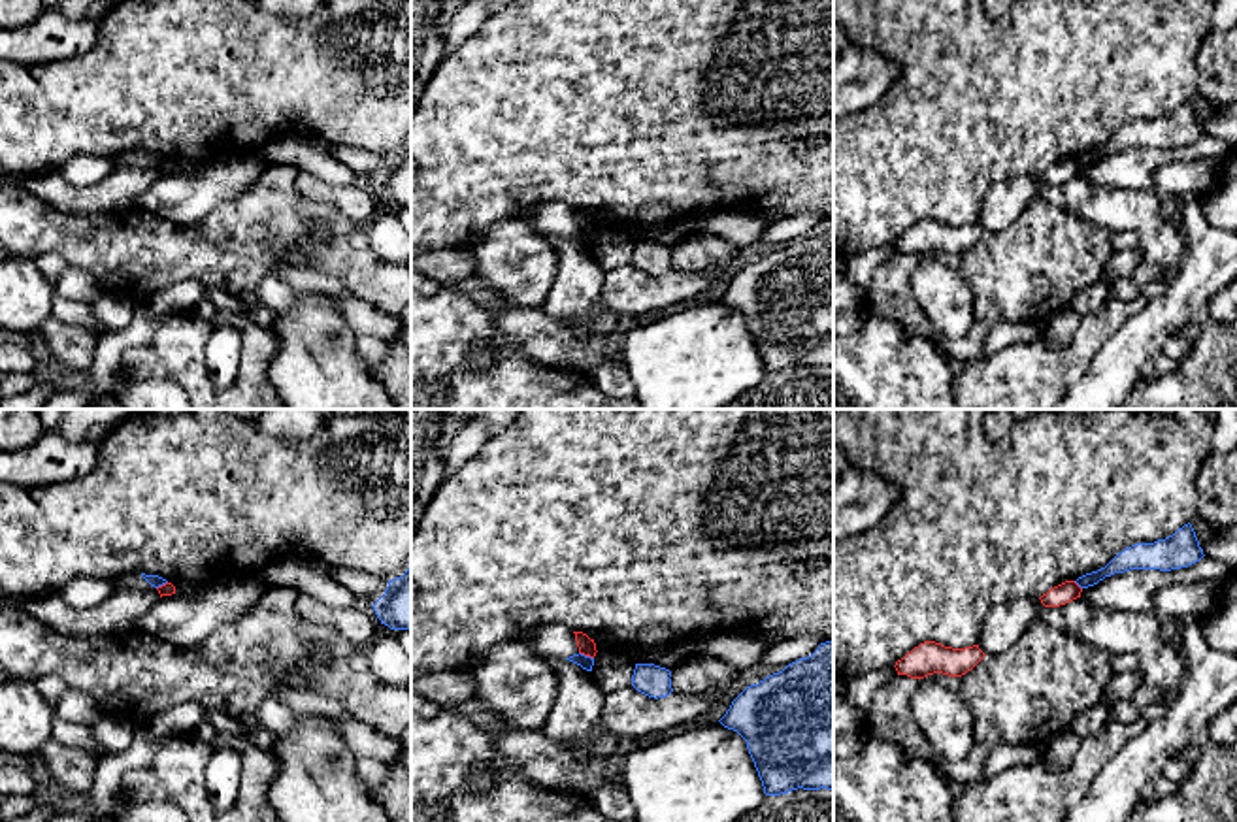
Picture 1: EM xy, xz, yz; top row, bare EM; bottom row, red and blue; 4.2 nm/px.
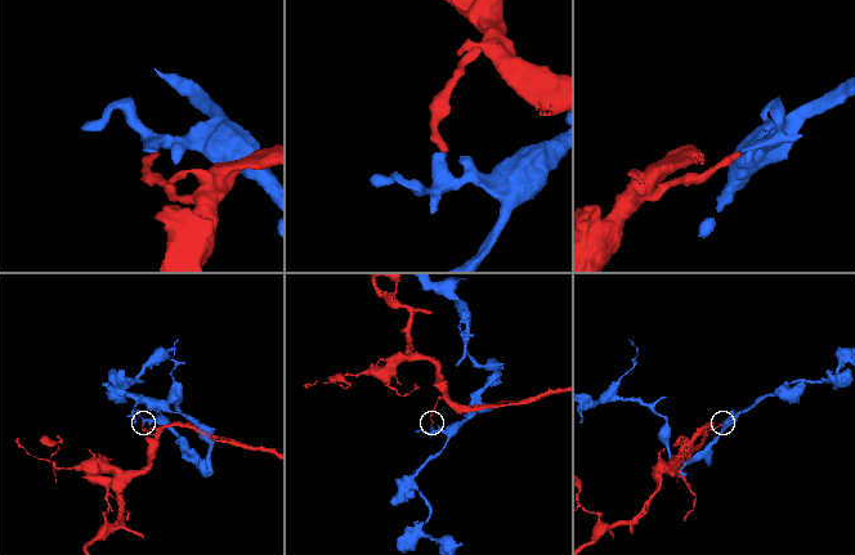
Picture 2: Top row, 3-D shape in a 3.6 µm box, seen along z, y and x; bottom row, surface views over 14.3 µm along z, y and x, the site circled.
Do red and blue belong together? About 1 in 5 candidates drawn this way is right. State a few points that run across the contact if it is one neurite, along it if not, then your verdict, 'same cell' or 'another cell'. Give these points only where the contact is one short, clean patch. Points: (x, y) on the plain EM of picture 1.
line xz (579, 229), (593, 236); another cell

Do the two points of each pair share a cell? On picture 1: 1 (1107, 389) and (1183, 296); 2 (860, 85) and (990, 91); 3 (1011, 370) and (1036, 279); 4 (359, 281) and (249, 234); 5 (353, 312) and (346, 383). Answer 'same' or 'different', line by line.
1: same
2: different
3: different
4: same
5: different

